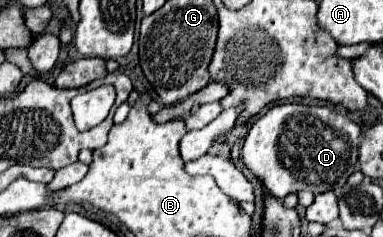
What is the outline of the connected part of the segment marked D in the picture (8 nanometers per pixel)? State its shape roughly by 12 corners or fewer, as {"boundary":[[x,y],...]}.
{"boundary":[[276,104],[244,140],[278,200],[346,184],[360,126],[334,108]]}

